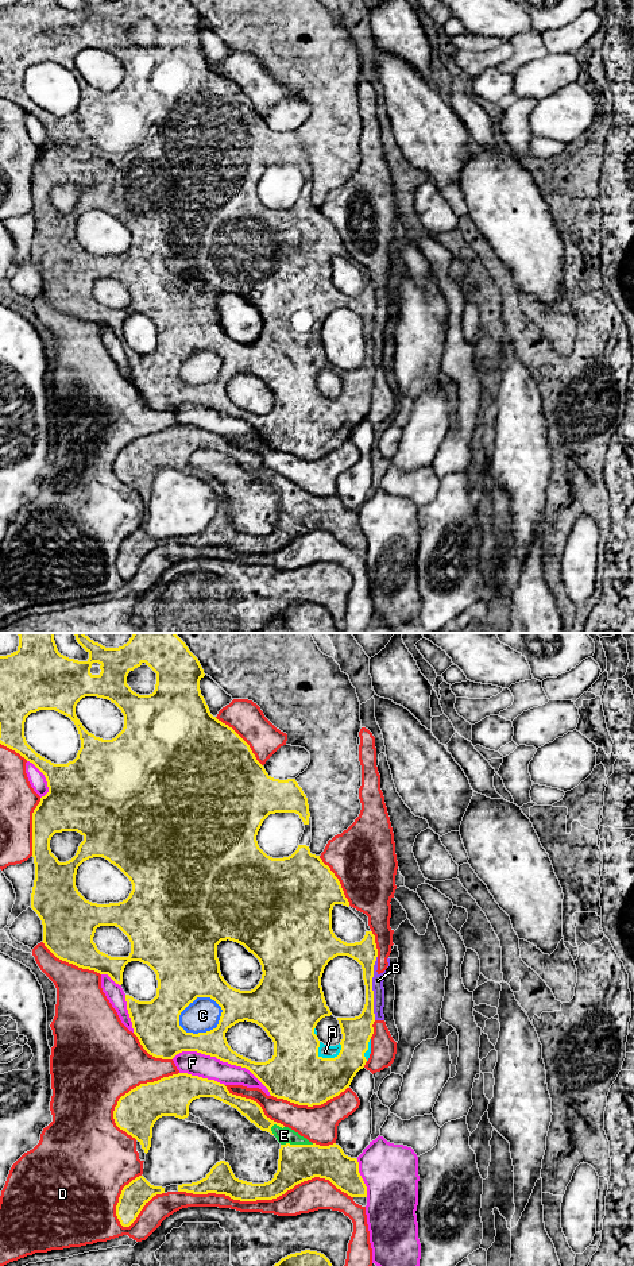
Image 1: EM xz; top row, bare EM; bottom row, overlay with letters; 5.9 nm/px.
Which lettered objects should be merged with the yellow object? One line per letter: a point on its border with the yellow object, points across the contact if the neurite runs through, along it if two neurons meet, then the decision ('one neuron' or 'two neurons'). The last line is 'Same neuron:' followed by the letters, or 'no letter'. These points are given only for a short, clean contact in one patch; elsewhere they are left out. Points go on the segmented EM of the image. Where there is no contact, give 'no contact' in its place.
A: xz (332, 1058) | one neuron
B: xz (371, 988) | two neurons
C: xz (207, 1031) | two neurons
D: xz (266, 1199) | two neurons
E: xz (297, 1145) | one neuron
F: xz (223, 1061) | two neurons
Same neuron: A, E

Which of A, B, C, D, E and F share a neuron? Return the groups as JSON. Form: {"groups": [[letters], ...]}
{"groups": [["A", "E"], ["B", "C", "D"], ["F"]]}

